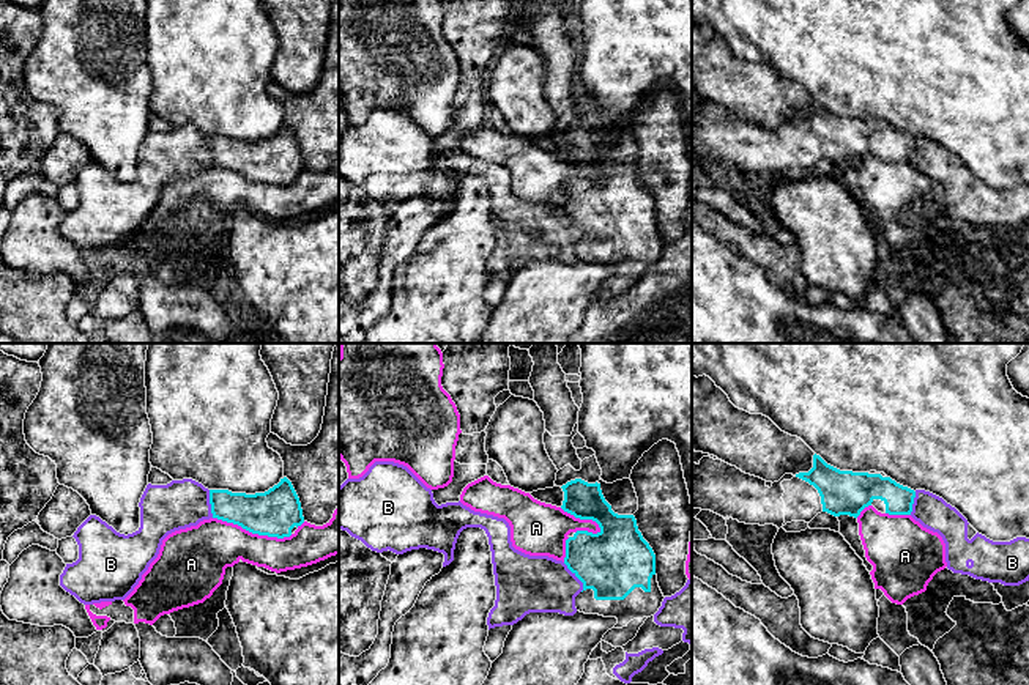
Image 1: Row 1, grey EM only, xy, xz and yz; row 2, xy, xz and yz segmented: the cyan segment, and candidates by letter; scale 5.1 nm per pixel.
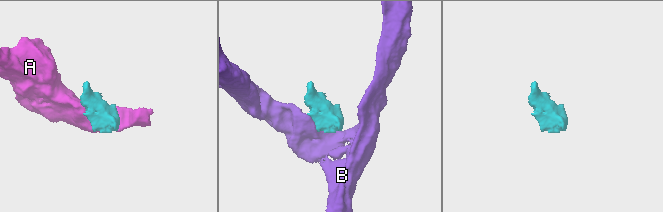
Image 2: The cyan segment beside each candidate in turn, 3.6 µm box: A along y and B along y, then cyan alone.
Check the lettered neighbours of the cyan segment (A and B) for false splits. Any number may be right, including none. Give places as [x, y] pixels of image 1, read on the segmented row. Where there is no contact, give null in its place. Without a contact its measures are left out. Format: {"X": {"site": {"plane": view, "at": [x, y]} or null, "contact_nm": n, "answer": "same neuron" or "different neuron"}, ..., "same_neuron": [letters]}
{"A": {"site": {"plane": "xy", "at": [252, 533]}, "contact_nm": 420, "answer": "different neuron"}, "B": {"site": {"plane": "xz", "at": [575, 575]}, "contact_nm": 180, "answer": "different neuron"}, "same_neuron": []}

